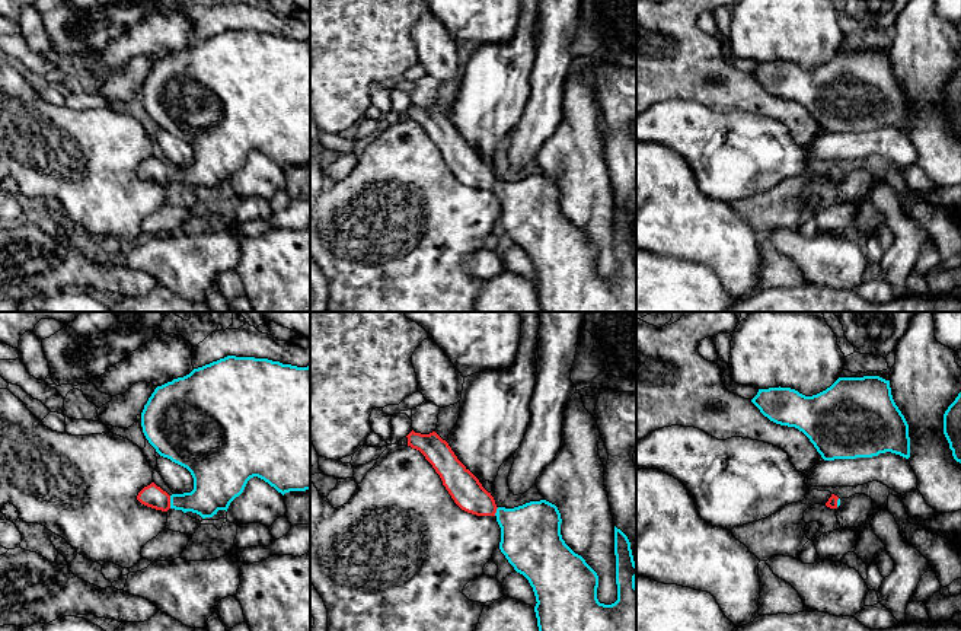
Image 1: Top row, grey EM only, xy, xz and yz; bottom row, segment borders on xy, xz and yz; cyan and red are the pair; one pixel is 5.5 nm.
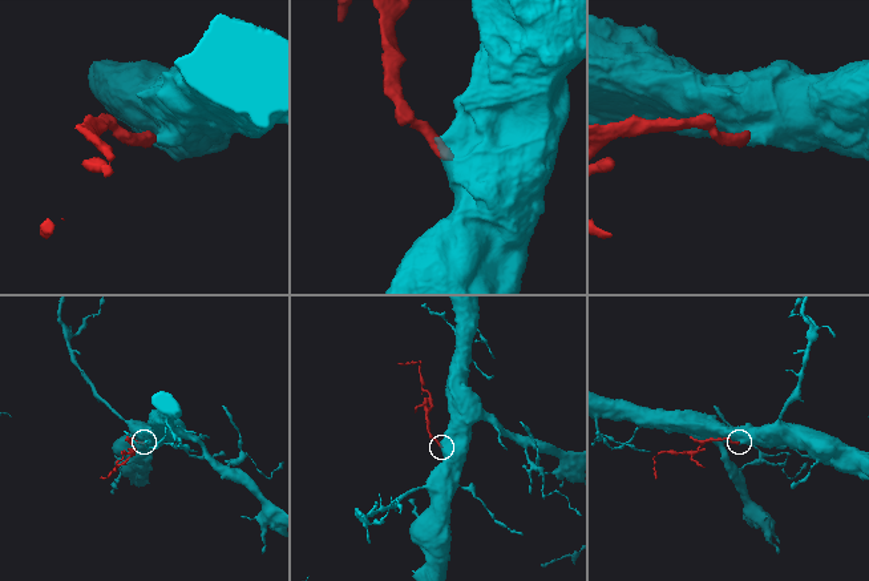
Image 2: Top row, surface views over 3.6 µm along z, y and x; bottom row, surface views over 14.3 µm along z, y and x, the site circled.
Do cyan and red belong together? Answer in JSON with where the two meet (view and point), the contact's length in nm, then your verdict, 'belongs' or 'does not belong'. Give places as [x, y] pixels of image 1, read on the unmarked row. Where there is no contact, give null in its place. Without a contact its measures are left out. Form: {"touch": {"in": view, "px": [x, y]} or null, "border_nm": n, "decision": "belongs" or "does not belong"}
{"touch": {"in": "xy", "px": [171, 175]}, "border_nm": 70, "decision": "belongs"}

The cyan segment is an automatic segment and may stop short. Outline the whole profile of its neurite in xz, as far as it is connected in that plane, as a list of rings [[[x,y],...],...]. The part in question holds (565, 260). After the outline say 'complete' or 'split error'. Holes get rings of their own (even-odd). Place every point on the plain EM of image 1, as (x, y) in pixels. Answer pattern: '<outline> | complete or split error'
[[[412,103],[406,111],[408,119],[425,130],[462,184],[476,189],[497,191],[501,201],[501,226],[533,261],[537,275],[534,286],[542,312],[636,312],[636,238],[630,216],[620,203],[614,200],[617,274],[604,278],[597,273],[597,246],[562,213],[562,192],[555,178],[540,173],[514,182],[498,181],[491,166],[482,160],[435,105],[421,108]]] | split error

